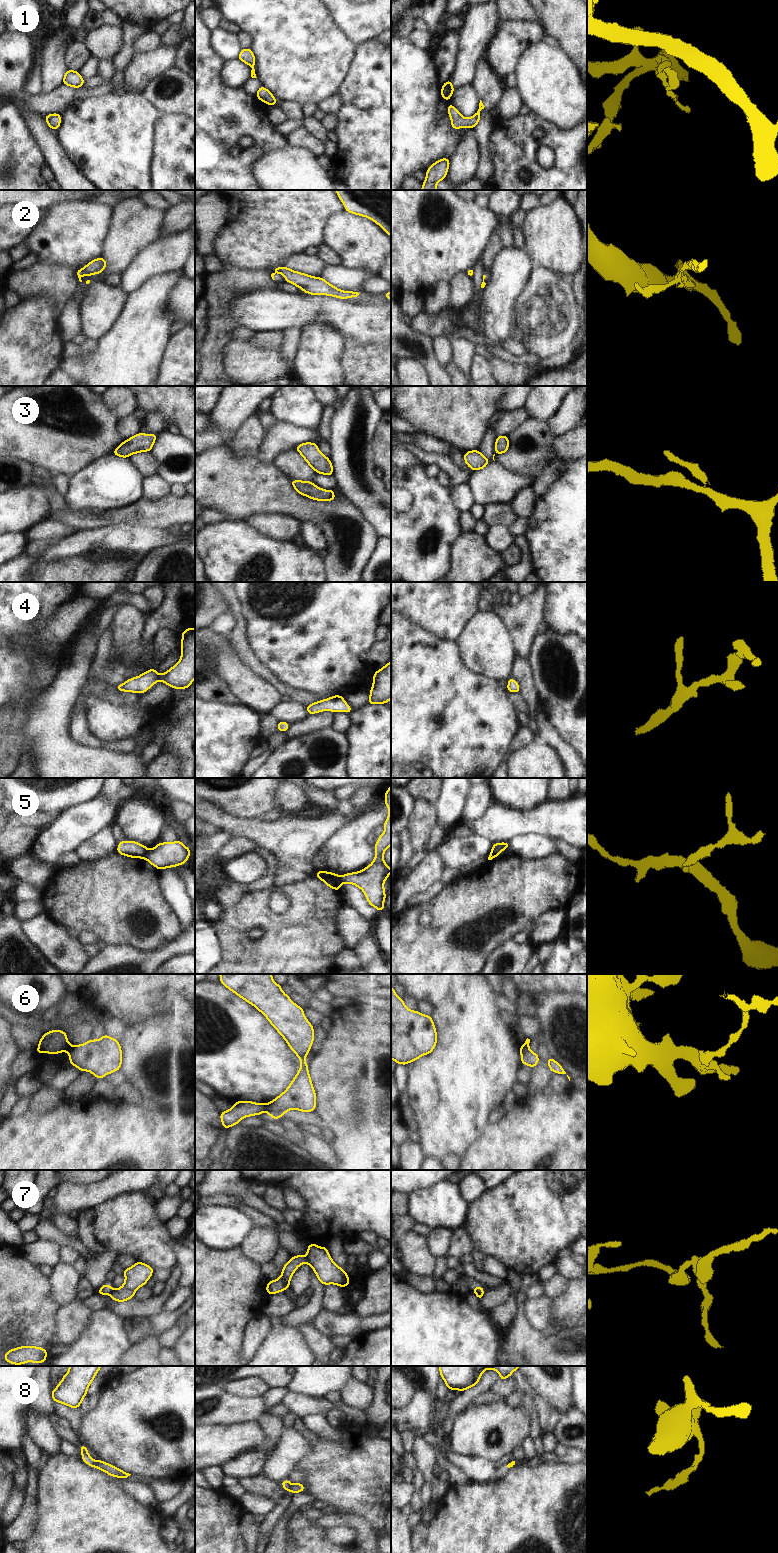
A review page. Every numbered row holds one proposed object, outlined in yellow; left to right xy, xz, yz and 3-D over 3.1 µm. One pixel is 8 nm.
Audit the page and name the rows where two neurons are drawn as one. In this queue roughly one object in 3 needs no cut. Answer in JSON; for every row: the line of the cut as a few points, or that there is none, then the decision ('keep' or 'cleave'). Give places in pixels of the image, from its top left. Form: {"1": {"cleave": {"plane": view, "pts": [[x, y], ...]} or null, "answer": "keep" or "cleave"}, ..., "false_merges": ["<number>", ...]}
{"1": {"cleave": null, "answer": "keep"}, "2": {"cleave": {"plane": "xy", "pts": [[77, 270], [78, 276]]}, "answer": "cleave"}, "3": {"cleave": {"plane": "xz", "pts": [[334, 495], [328, 500]]}, "answer": "cleave"}, "4": {"cleave": null, "answer": "keep"}, "5": {"cleave": {"plane": "xy", "pts": [[149, 850], [144, 858]]}, "answer": "cleave"}, "6": {"cleave": {"plane": "xz", "pts": [[264, 1104], [265, 1110]]}, "answer": "cleave"}, "7": {"cleave": {"plane": "xz", "pts": [[304, 1256], [307, 1262]]}, "answer": "cleave"}, "8": {"cleave": {"plane": "xz", "pts": [[292, 1484], [289, 1490]]}, "answer": "cleave"}, "false_merges": ["2", "3", "5", "6", "7", "8"]}

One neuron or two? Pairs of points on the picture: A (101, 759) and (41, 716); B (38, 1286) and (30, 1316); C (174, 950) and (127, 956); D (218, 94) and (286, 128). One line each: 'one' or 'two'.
A: one
B: one
C: one
D: two

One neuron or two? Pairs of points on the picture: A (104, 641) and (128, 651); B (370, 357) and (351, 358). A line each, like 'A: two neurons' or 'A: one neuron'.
A: two neurons
B: one neuron

